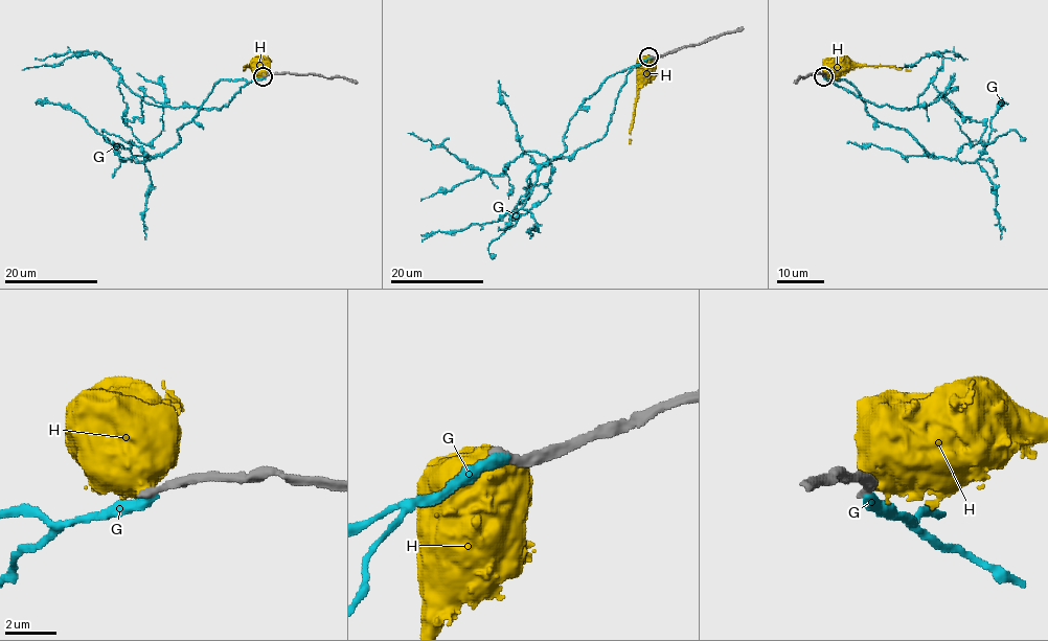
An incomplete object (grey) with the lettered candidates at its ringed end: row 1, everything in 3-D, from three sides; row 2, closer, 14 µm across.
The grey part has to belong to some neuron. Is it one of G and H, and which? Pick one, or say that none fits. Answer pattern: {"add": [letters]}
{"add": []}

